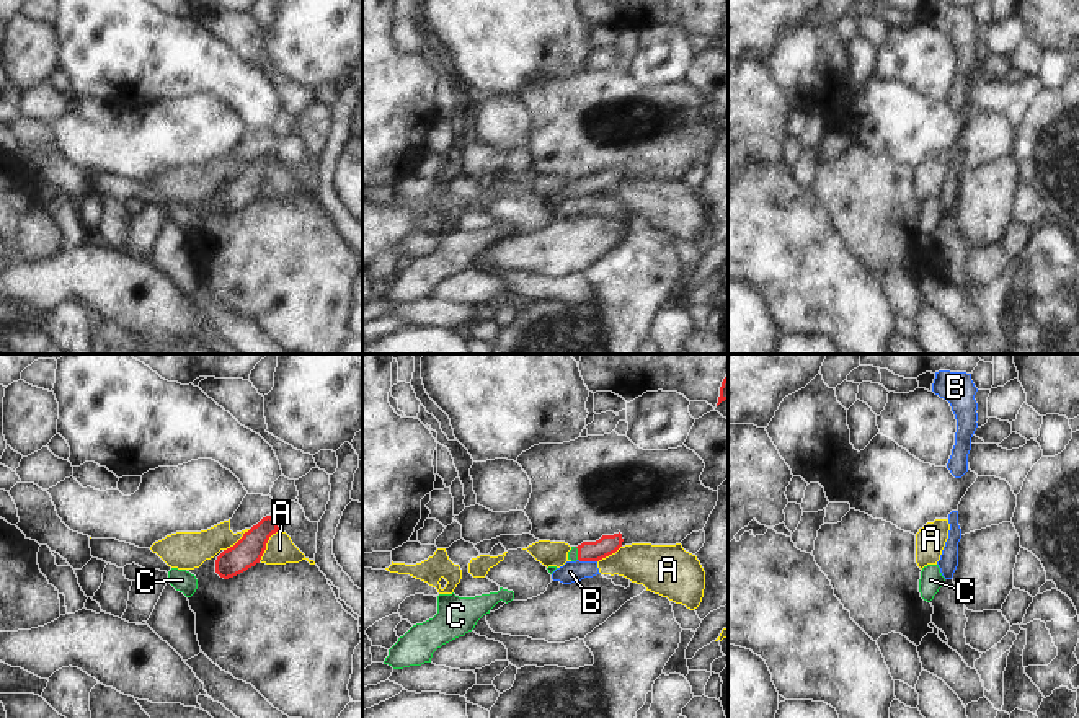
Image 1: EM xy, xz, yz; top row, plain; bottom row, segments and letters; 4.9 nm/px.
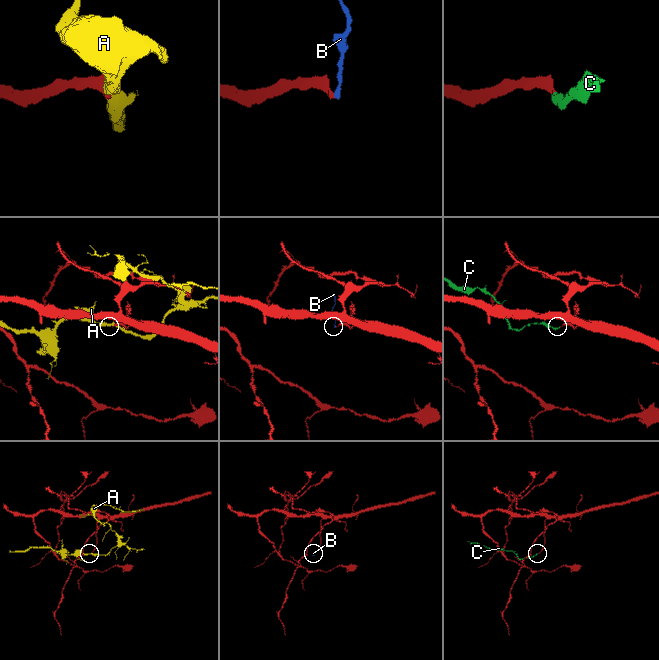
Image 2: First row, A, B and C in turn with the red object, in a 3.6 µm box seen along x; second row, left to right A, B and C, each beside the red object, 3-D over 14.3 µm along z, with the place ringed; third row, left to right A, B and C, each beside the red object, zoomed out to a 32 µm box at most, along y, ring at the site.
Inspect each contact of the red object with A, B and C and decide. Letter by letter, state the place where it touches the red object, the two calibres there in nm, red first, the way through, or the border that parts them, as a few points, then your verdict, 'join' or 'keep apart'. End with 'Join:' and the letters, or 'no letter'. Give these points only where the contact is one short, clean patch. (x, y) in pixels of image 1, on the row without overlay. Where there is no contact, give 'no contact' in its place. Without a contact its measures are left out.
A: meets red in xy at (266, 177); 150 nm thick on the red side, 140 nm on the other; border along xy (279, 163), (270, 172), (258, 195); keep apart
B: meets red in xz at (588, 195); 100 nm thick on the red side, 100 nm on the other; border along xz (578, 193), (596, 196); keep apart
C: meets red in xz at (578, 188); 100 nm thick on the red side, 50 nm on the other; runs through xz (606, 180), (578, 188), (573, 188); join
Join: C

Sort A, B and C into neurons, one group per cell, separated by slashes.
A / B / C

